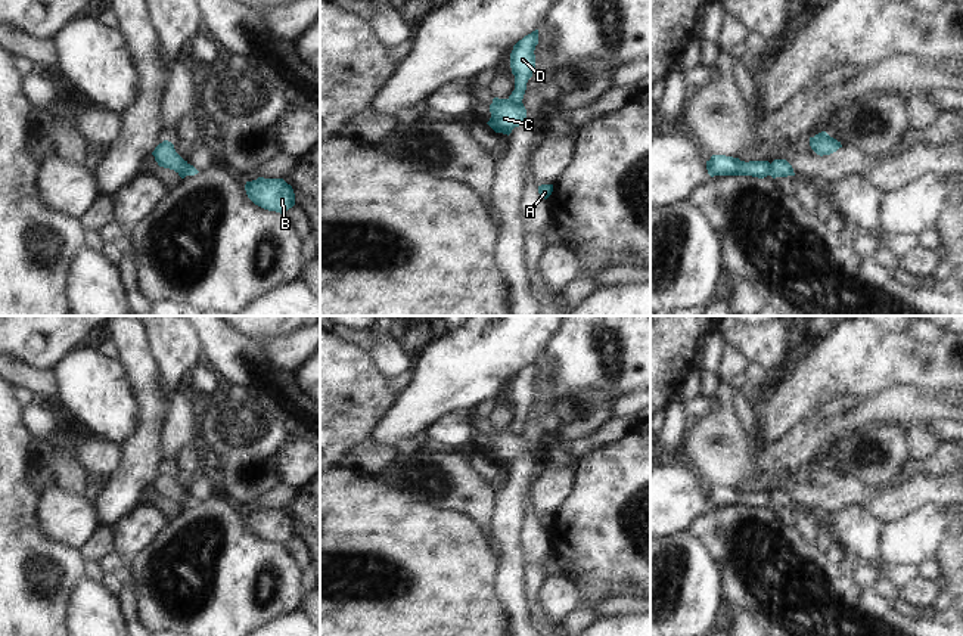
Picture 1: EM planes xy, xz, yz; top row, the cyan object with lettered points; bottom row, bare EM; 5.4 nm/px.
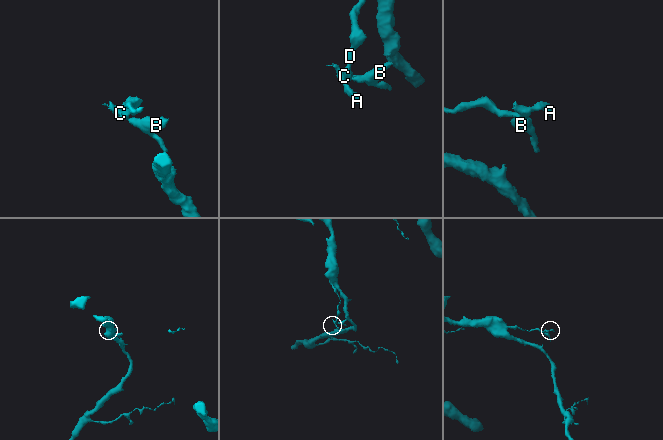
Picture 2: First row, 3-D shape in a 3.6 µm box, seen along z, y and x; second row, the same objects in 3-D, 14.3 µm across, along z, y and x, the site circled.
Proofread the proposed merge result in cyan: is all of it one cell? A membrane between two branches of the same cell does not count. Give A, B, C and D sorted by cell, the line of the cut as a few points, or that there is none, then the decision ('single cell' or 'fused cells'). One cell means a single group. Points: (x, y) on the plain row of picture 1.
A B C / D | xz (508, 430), (521, 434) | fused cells

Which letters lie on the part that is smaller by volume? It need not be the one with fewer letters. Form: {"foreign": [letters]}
{"foreign": ["A", "B", "C"]}

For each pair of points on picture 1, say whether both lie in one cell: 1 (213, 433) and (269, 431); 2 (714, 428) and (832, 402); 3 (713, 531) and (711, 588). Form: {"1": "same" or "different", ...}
{"1": "same", "2": "different", "3": "different"}

